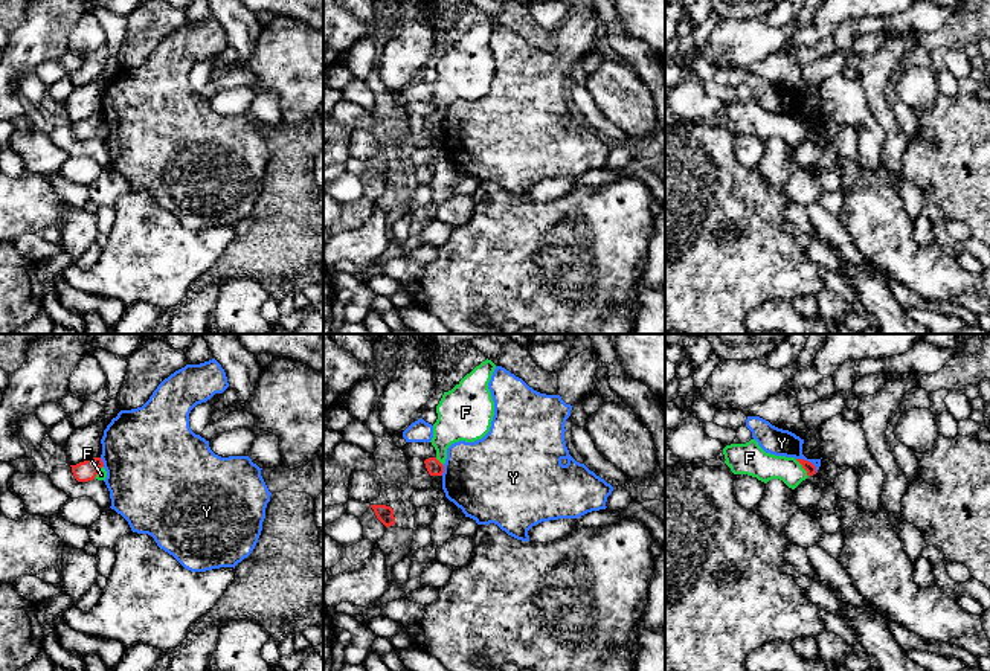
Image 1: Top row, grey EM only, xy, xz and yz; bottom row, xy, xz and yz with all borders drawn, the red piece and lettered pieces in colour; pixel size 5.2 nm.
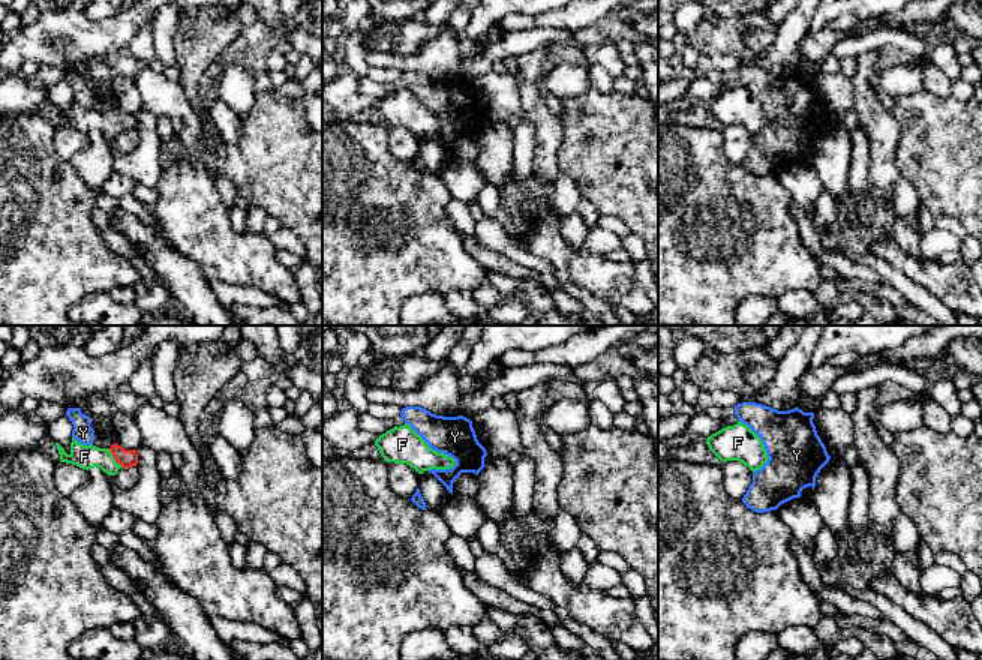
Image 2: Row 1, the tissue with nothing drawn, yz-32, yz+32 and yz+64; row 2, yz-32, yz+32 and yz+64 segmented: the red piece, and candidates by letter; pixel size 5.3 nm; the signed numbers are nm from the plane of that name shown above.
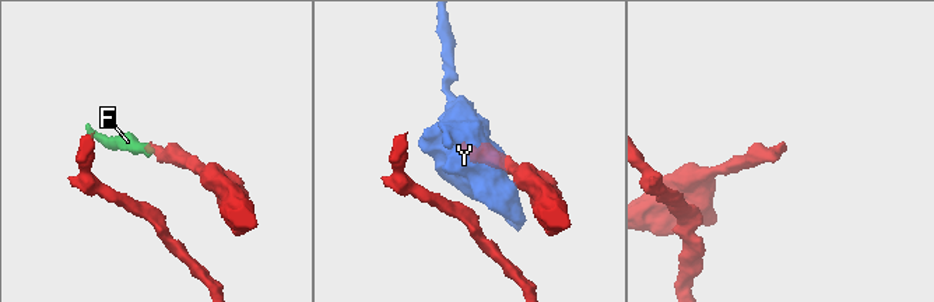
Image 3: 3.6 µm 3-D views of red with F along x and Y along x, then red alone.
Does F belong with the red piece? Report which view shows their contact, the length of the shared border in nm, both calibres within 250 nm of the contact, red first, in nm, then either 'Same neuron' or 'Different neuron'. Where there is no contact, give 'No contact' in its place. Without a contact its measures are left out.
Touches red in yz. Shared border 120 nm. Thickness 60 nm (red) against 150 nm. Same neuron

